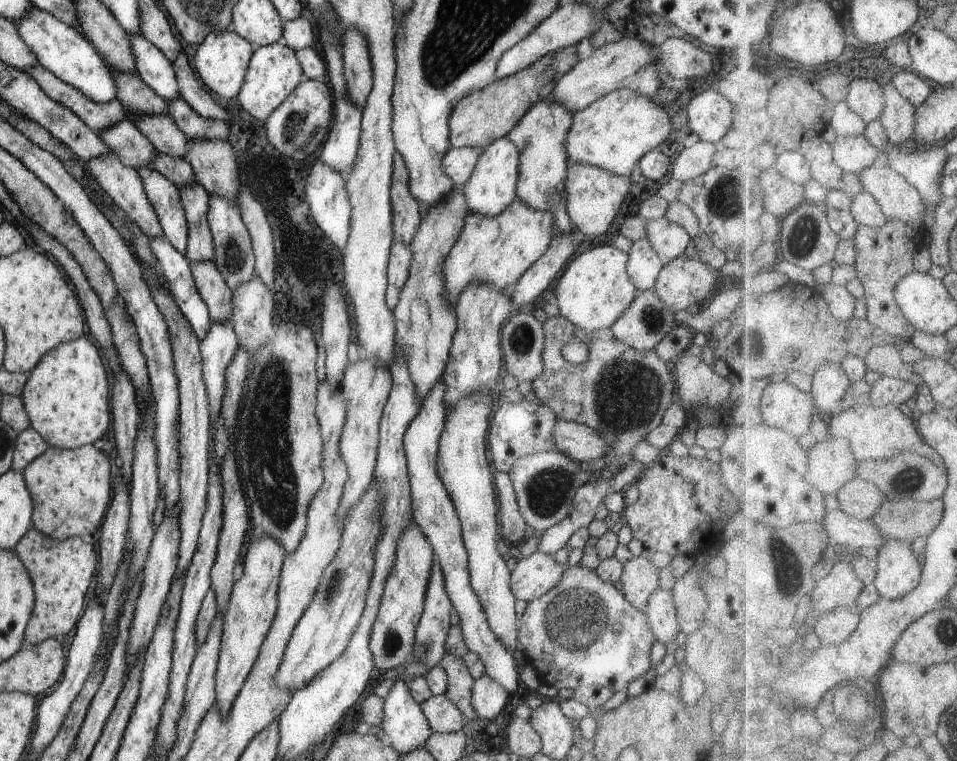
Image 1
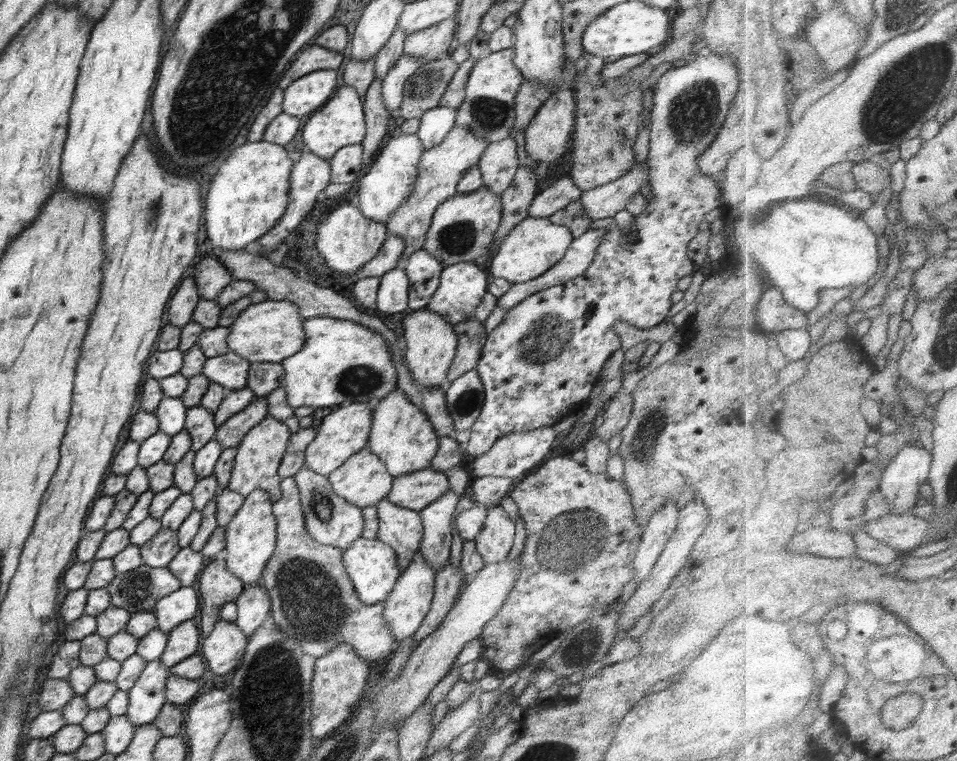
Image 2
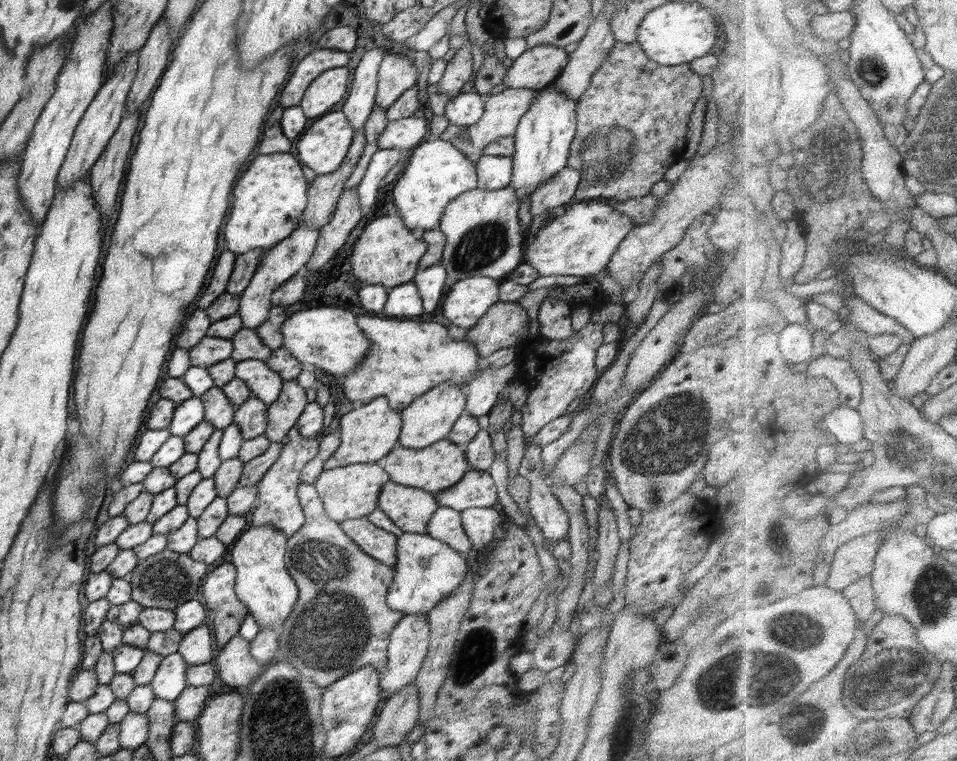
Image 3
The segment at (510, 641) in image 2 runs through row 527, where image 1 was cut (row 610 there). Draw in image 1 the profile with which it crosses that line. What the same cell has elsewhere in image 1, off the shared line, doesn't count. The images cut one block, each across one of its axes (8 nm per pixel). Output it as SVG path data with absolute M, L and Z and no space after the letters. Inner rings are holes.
M581 564L574 566L566 566L562 578L558 580L558 584L554 584L549 592L540 598L530 600L527 602L527 608L524 611L522 618L518 621L517 630L517 649L522 652L523 659L536 670L540 682L545 685L553 686L560 690L561 688L568 688L568 690L576 690L582 685L590 687L598 686L610 689L613 693L619 690L624 690L633 680L636 680L642 674L648 672L652 668L652 660L650 660L651 648L654 646L656 638L650 624L648 624L648 617L644 611L632 606L626 597L614 587L613 583L604 582L600 580L598 574L594 569L584 567Z

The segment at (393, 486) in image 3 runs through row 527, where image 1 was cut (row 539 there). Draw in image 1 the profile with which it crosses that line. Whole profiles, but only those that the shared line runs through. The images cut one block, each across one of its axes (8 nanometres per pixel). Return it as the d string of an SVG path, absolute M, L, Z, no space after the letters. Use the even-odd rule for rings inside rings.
M416 521L410 522L398 538L396 560L394 560L392 572L386 580L384 594L374 626L372 626L372 634L370 634L370 652L372 652L374 664L379 670L392 670L400 664L405 665L412 654L415 628L422 616L426 585L435 561L432 545L422 534Z

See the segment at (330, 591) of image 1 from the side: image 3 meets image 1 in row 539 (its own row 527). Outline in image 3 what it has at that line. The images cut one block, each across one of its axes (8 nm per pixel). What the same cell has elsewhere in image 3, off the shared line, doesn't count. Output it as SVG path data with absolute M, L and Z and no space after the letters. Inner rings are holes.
M368 517L344 520L340 526L362 551L378 559L378 562L394 567L398 540L396 535L378 528Z

